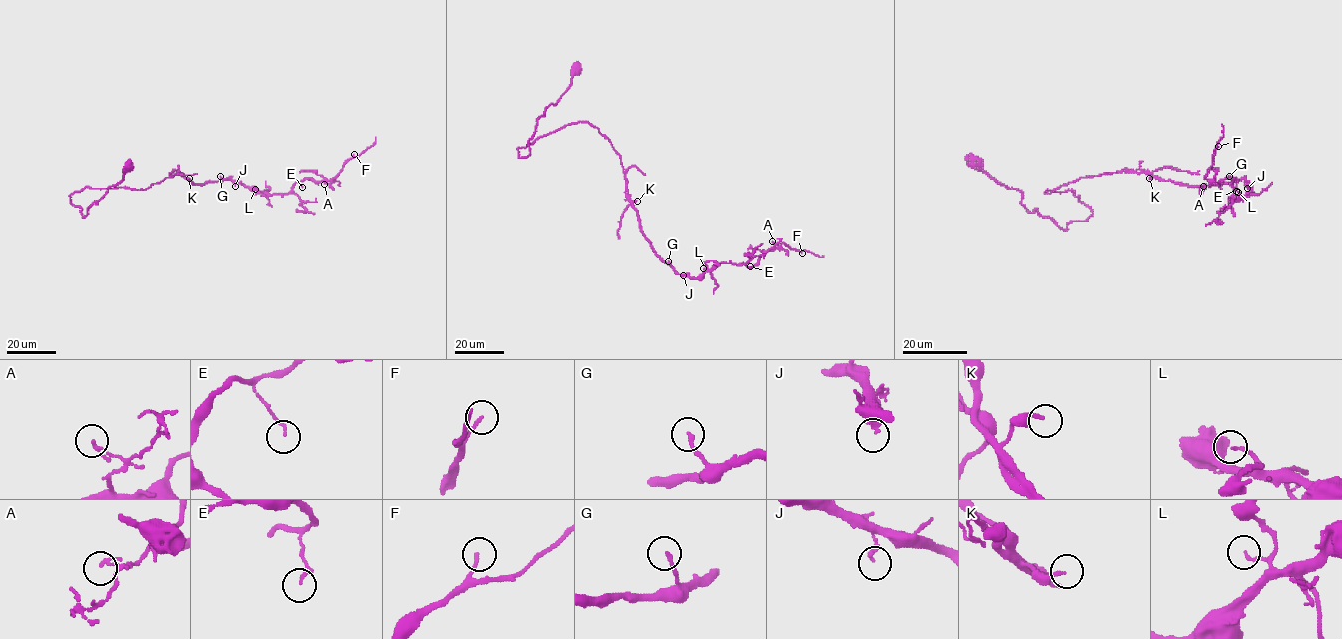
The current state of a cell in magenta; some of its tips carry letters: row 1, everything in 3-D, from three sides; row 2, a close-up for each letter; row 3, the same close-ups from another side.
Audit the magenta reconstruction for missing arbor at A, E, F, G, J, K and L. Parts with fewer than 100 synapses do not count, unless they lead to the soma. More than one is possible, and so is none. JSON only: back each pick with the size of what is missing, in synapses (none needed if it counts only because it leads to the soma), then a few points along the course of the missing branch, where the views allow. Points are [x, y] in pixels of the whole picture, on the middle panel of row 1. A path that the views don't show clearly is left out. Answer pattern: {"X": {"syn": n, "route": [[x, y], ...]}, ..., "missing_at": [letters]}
{"F": {"syn": 140, "route": [[802, 253], [764, 249], [724, 197], [671, 194], [662, 195], [658, 201], [651, 190], [655, 172], [641, 168]]}, "missing_at": ["F"]}

